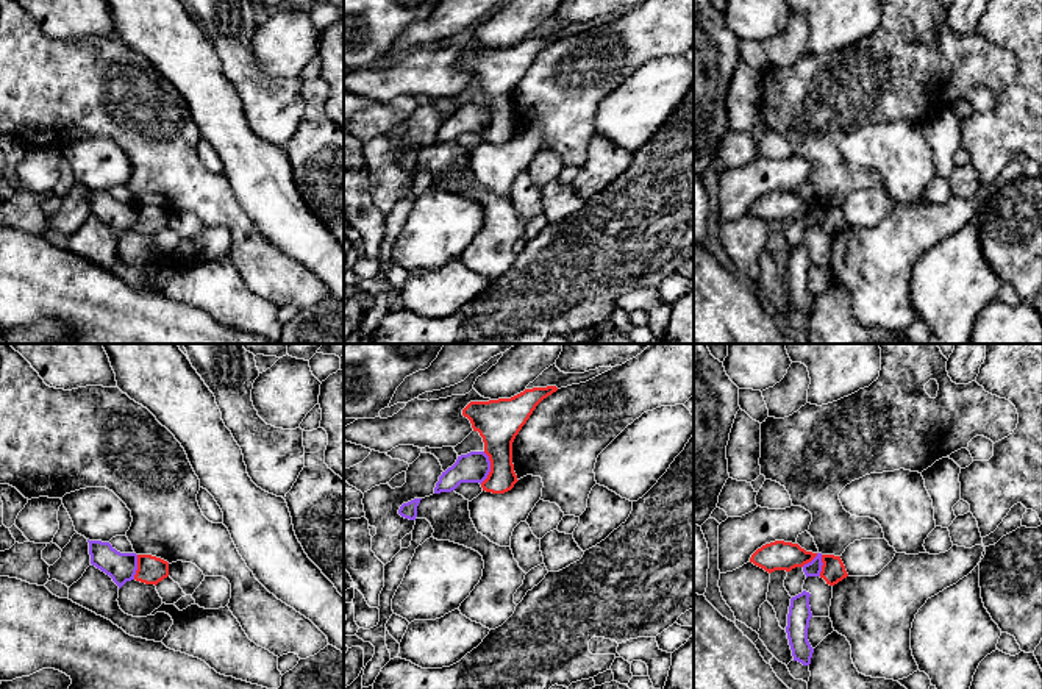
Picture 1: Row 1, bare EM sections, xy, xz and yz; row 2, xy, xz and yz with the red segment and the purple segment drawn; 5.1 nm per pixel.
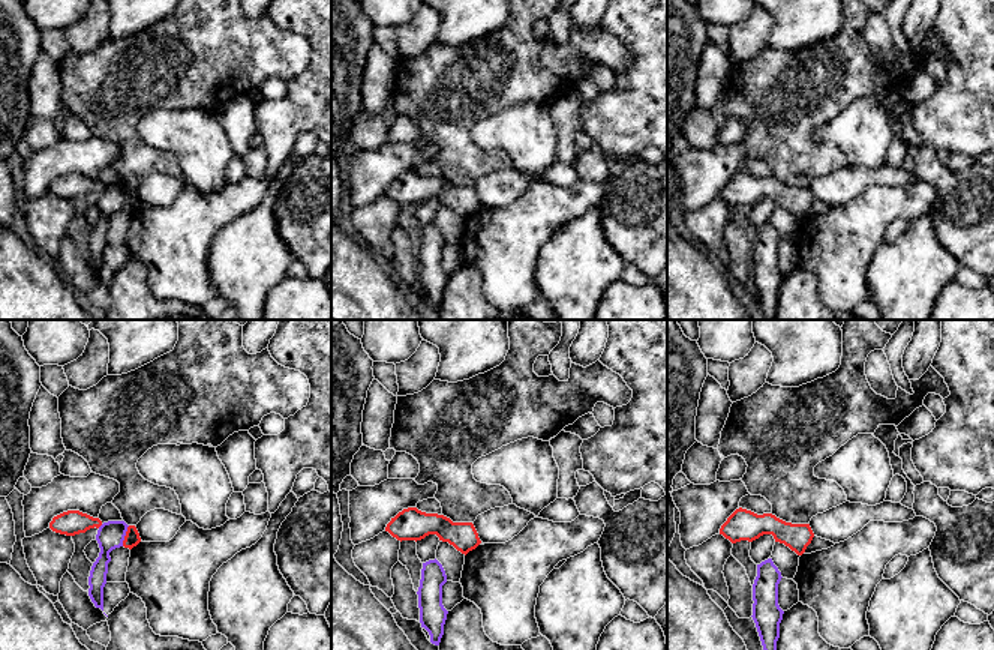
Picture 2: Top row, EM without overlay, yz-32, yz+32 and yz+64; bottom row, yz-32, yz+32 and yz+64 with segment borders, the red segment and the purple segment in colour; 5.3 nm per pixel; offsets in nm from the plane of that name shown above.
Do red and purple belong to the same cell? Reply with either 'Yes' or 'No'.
No

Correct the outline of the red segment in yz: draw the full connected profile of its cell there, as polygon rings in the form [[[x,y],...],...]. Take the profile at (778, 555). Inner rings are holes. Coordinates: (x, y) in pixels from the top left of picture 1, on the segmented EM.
[[[775,541],[758,548],[750,562],[772,573],[775,570],[790,572],[811,562],[817,553],[806,552],[798,544]]]

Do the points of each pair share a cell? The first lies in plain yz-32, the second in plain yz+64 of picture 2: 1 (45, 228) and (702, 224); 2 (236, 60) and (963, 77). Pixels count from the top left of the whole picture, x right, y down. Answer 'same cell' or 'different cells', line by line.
1: same cell
2: different cells

